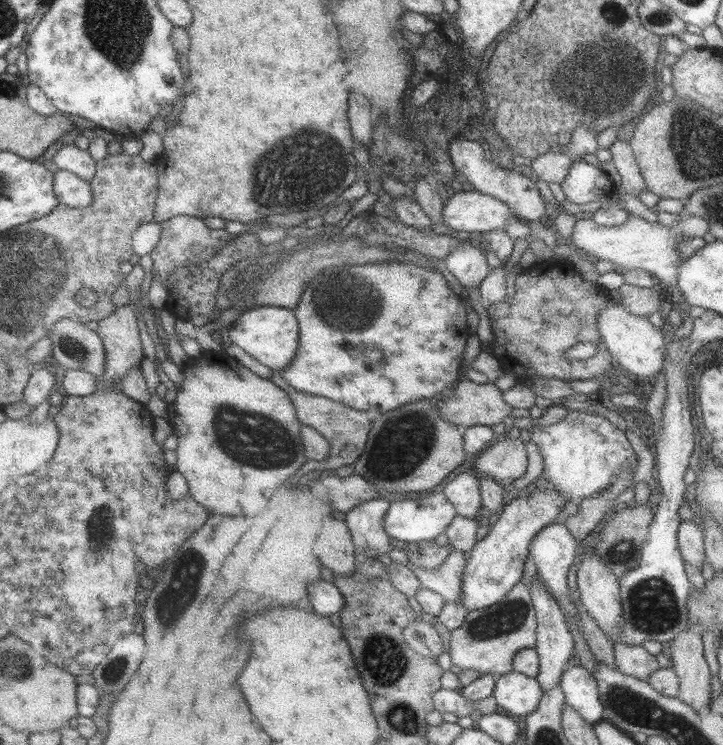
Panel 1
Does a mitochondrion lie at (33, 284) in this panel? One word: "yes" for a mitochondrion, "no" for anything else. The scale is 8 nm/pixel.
yes

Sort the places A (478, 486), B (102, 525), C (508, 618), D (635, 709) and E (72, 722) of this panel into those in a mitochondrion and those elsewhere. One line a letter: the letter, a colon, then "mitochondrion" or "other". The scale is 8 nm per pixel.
A: other
B: mitochondrion
C: mitochondrion
D: mitochondrion
E: other

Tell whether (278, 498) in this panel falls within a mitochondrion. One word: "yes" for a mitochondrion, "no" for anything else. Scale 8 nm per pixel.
no

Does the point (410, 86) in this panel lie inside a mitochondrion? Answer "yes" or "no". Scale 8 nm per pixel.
no

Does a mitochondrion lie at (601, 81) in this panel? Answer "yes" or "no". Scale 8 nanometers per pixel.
yes

